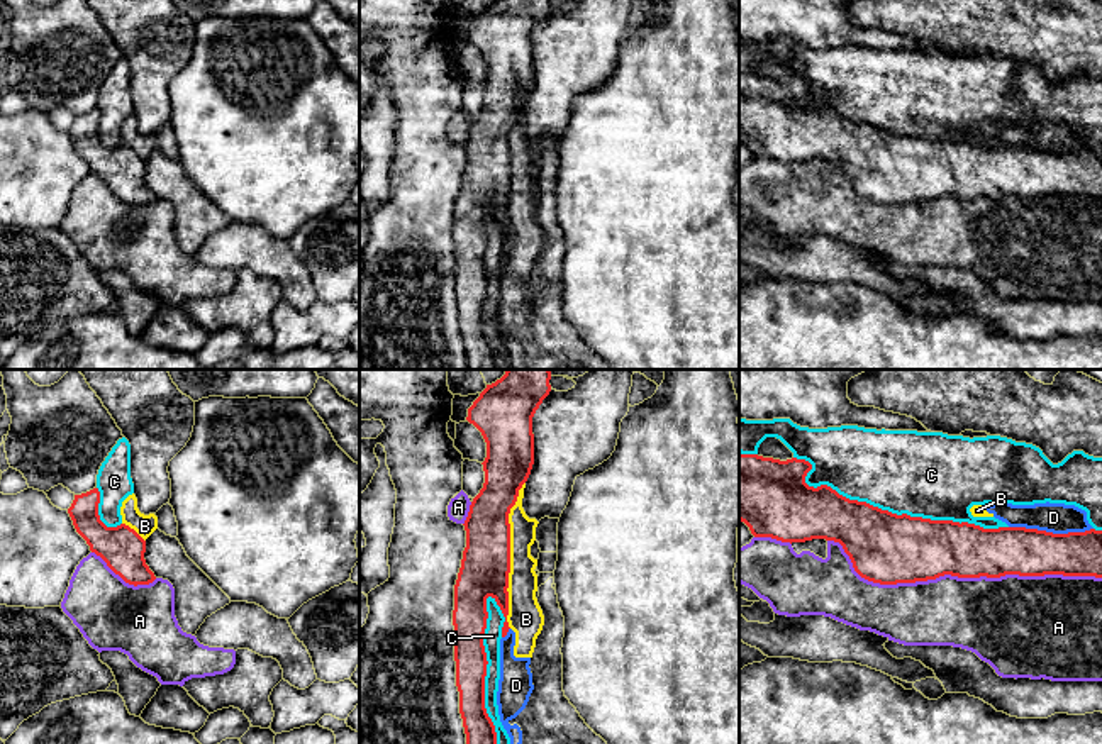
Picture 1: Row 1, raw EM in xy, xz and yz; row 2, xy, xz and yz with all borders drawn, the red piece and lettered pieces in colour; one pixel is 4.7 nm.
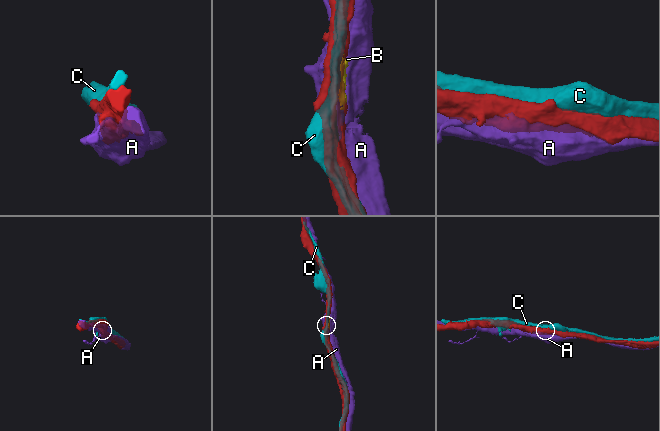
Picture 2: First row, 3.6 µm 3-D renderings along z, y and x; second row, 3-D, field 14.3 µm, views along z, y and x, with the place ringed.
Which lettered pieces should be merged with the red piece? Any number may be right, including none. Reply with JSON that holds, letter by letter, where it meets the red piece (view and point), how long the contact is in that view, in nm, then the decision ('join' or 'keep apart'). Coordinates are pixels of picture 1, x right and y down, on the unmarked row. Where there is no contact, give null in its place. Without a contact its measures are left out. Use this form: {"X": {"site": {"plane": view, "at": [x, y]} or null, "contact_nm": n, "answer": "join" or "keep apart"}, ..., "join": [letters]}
{"A": {"site": {"plane": "yz", "at": [960, 197]}, "contact_nm": 1300, "answer": "keep apart"}, "B": {"site": {"plane": "xz", "at": [509, 175]}, "contact_nm": 700, "answer": "keep apart"}, "C": {"site": {"plane": "yz", "at": [890, 133]}, "contact_nm": 1050, "answer": "keep apart"}, "D": {"site": {"plane": "yz", "at": [1051, 153]}, "contact_nm": 400, "answer": "keep apart"}, "join": []}

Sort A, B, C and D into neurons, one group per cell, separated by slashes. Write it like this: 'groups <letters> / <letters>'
groups A / B D / C

